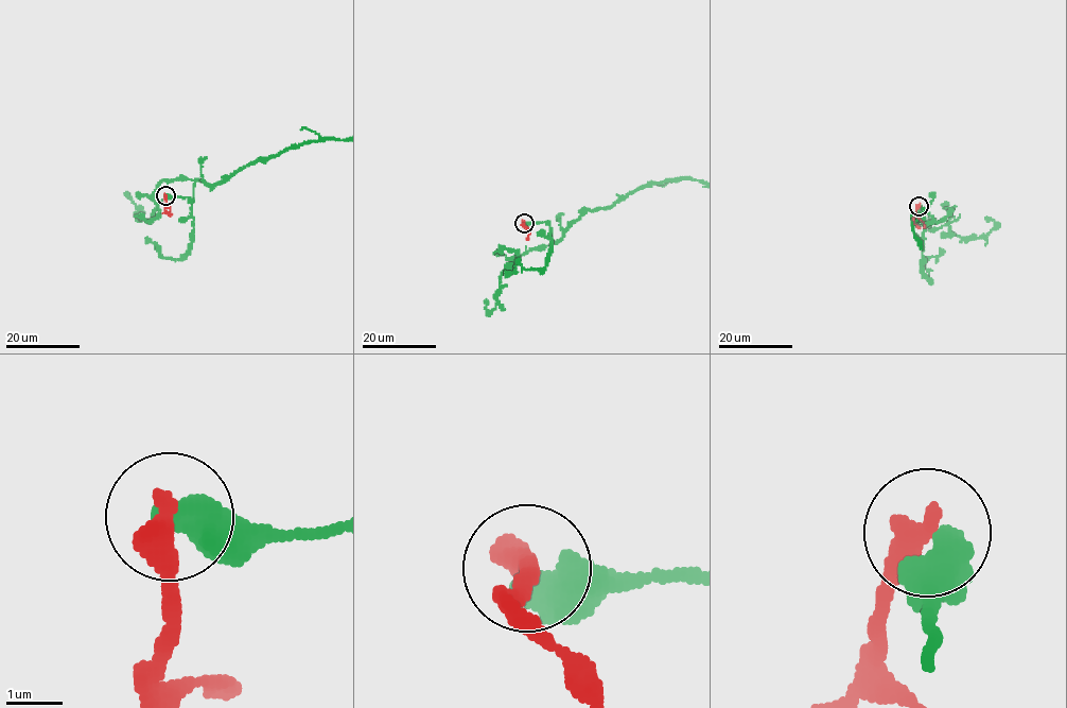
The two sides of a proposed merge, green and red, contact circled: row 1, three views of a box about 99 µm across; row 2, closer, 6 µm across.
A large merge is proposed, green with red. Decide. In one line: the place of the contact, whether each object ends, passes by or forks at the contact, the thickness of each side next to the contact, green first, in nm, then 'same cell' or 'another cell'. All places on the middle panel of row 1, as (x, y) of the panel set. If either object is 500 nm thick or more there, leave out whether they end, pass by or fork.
place (524, 223); calibres 650 and 500 nm; another cell

